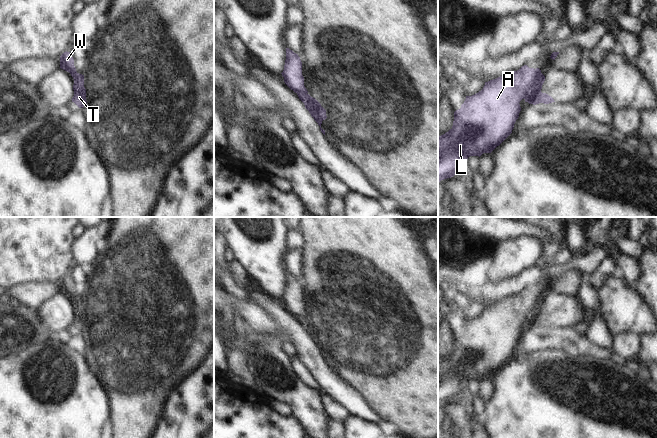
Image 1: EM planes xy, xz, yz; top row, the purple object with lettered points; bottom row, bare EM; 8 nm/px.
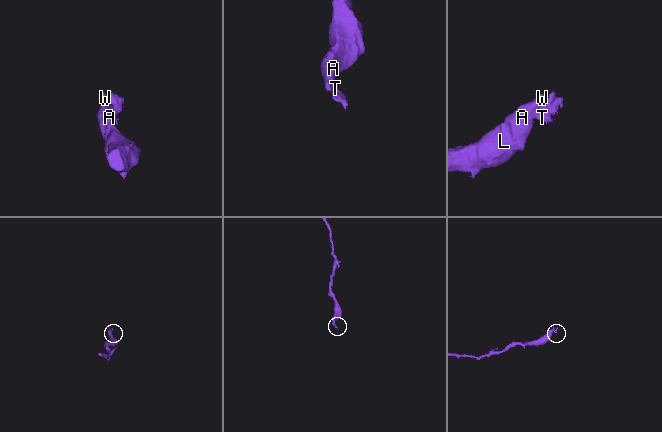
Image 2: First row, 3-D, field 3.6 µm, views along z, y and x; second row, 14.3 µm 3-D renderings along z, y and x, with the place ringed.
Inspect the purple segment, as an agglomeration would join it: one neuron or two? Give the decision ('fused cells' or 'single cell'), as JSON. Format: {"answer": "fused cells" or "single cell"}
{"answer": "fused cells"}

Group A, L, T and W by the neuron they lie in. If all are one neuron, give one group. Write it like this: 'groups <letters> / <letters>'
groups A L W / T

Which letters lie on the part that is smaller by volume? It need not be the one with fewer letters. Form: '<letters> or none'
T

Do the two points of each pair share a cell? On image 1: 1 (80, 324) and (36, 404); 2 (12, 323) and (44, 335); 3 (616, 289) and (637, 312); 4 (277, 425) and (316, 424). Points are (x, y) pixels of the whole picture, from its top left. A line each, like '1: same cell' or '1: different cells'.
1: different cells
2: same cell
3: same cell
4: different cells

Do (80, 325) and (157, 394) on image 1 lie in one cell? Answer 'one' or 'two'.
one

